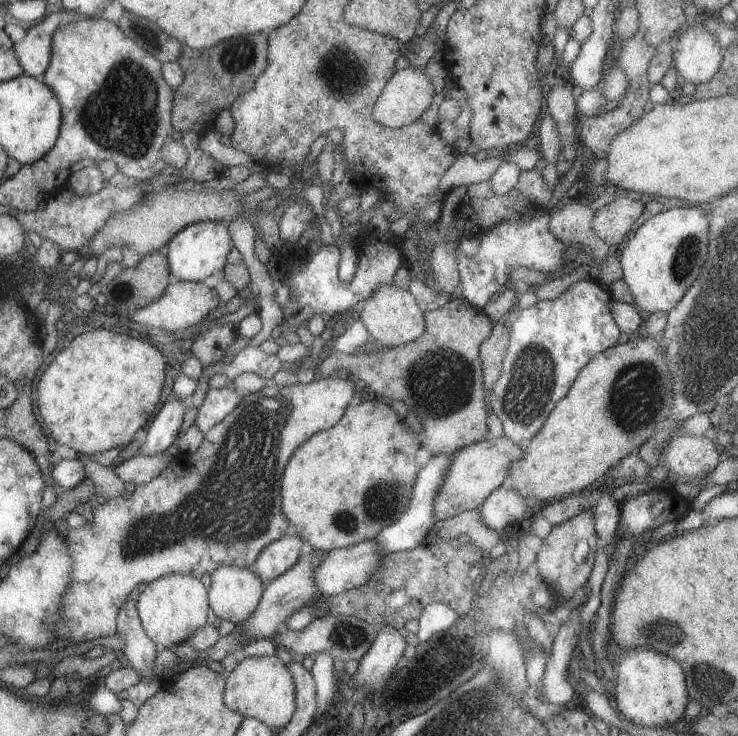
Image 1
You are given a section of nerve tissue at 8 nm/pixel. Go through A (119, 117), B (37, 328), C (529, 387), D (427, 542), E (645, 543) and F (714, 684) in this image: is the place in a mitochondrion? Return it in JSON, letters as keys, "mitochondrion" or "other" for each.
{"A":"mitochondrion","B":"other","C":"mitochondrion","D":"other","E":"other","F":"mitochondrion"}

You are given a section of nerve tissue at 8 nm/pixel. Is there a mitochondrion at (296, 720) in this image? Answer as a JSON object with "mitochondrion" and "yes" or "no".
{"mitochondrion":"no"}

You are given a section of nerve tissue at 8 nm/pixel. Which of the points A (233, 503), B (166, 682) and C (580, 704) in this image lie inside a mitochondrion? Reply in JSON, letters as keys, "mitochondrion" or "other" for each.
{"A":"mitochondrion","B":"other","C":"other"}

